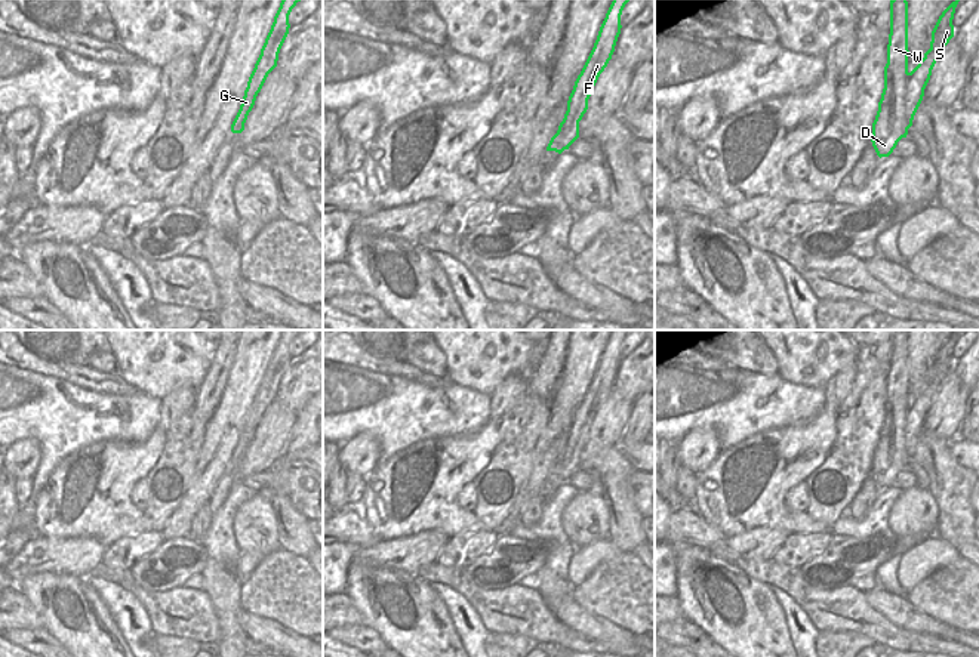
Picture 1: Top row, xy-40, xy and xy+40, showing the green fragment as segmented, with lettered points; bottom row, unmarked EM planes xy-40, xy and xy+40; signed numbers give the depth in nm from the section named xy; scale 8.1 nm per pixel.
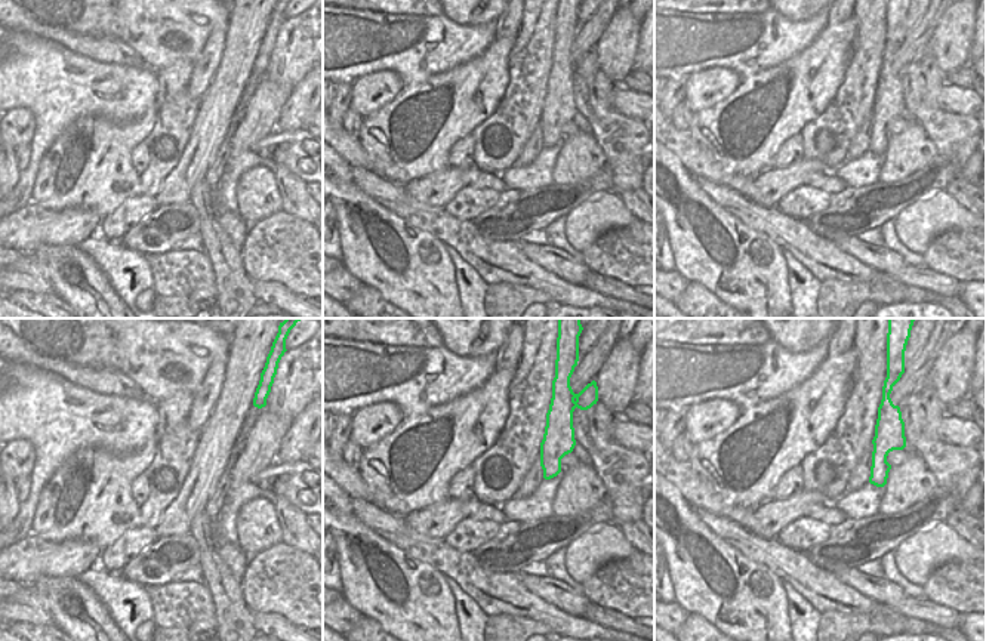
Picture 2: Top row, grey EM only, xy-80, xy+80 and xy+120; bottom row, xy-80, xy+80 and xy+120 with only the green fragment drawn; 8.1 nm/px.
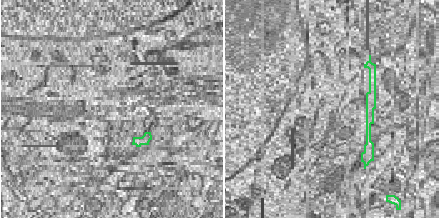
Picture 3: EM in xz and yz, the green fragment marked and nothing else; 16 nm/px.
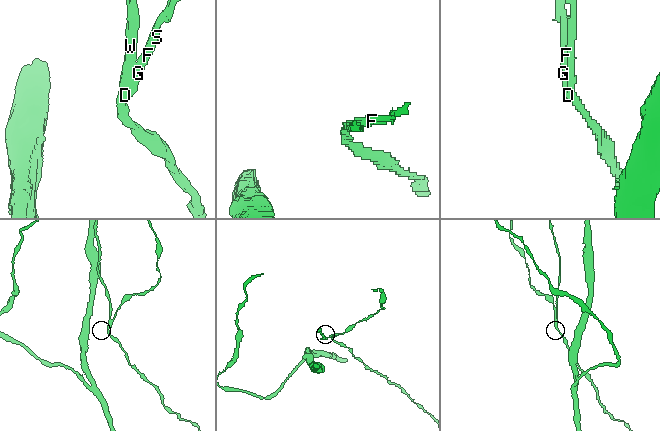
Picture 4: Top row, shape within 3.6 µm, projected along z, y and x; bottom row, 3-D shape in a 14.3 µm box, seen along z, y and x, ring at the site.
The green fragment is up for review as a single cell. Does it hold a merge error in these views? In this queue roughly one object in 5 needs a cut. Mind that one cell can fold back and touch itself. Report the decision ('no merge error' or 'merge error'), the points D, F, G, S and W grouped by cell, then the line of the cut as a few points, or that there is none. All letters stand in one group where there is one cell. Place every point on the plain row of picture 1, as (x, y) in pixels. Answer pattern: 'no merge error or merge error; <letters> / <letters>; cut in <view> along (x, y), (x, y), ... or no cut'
merge error; D W / F G S; cut in xy+40 along (910, 404), (905, 428), (907, 457), (899, 469)

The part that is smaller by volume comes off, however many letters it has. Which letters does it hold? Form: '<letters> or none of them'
F, G, S

